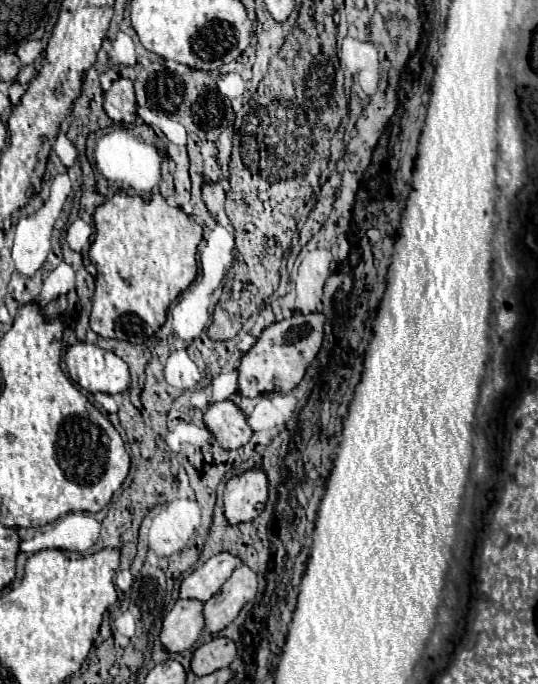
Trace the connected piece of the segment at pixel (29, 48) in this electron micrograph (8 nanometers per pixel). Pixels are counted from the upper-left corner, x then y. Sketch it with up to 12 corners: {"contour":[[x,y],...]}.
{"contour":[[23,41],[17,57],[23,65],[33,65],[43,53],[41,41]]}

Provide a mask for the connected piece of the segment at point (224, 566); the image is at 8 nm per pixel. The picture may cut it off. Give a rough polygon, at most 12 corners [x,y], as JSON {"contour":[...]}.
{"contour":[[213,555],[183,579],[181,597],[209,601],[241,559]]}

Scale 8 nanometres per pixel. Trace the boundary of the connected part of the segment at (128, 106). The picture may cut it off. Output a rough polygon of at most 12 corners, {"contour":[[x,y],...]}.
{"contour":[[113,81],[105,111],[119,123],[137,119],[133,83]]}

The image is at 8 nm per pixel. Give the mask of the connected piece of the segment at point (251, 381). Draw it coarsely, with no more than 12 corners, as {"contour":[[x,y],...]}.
{"contour":[[325,315],[263,329],[239,365],[257,397],[299,385],[323,343]]}

